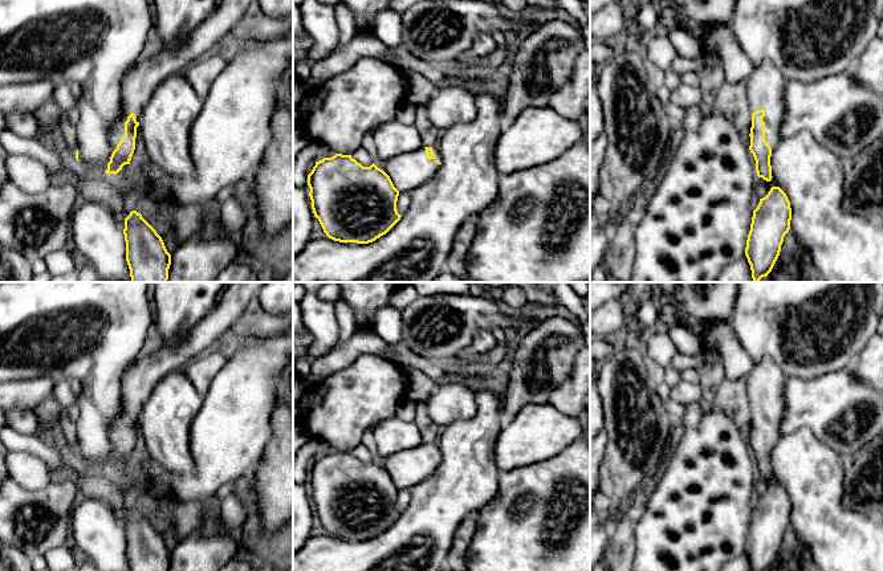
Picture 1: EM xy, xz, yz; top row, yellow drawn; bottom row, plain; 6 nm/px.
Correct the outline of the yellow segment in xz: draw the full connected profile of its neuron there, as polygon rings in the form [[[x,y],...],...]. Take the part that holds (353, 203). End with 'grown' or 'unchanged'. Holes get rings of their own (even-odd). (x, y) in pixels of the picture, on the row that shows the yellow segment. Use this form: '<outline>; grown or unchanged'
[[[436,146],[420,147],[403,152],[387,162],[383,168],[374,163],[363,167],[351,155],[335,154],[316,162],[308,175],[312,209],[326,236],[339,242],[369,244],[386,234],[402,217],[396,211],[400,192],[430,180],[442,164],[442,155]]]; grown

